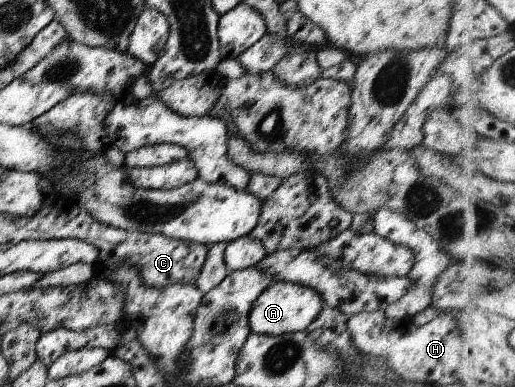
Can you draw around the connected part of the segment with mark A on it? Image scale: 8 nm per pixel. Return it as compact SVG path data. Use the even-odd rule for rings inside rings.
M272 282L272 285L266 287L256 297L256 301L248 311L248 328L253 333L268 336L305 331L324 305L320 295L310 287L293 282Z

